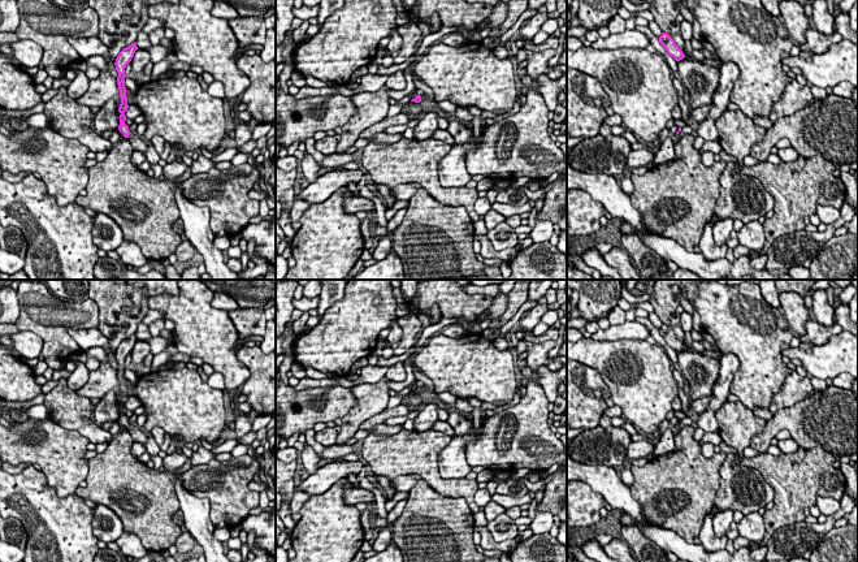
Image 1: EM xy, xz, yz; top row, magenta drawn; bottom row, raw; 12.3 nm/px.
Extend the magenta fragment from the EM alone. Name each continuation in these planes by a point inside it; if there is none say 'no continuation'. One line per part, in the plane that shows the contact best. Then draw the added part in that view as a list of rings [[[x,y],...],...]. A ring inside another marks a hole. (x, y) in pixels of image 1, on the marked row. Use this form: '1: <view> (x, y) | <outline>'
1: xy (137, 143) | [[[131,133],[127,139],[134,151],[142,151],[143,154],[146,154],[148,143],[143,142],[139,135]]]

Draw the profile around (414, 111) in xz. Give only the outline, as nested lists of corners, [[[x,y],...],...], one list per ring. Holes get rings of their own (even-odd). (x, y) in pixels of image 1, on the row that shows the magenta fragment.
[[[411,101],[406,108],[406,114],[408,116],[408,121],[420,120],[422,114],[422,105],[420,103]]]

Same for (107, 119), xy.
[[[113,99],[108,100],[103,107],[100,107],[99,112],[94,114],[94,130],[116,131],[120,125],[117,111],[116,101]]]

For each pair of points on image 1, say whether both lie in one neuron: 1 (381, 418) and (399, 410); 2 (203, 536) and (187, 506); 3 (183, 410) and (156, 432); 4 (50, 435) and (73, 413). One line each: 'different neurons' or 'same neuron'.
1: same neuron
2: same neuron
3: different neurons
4: different neurons

